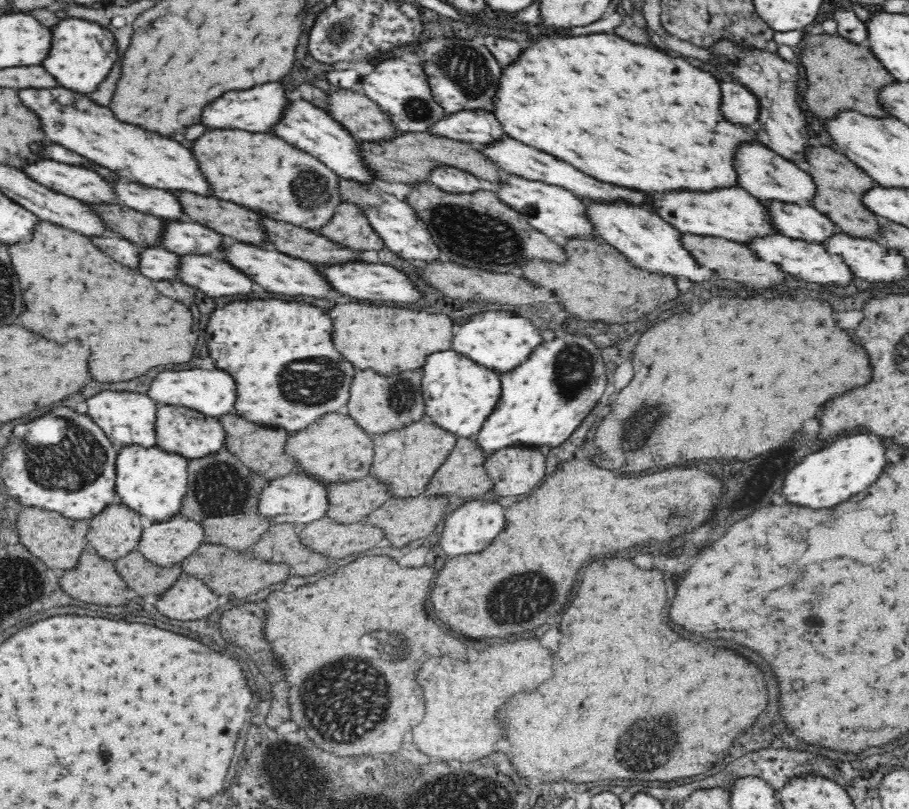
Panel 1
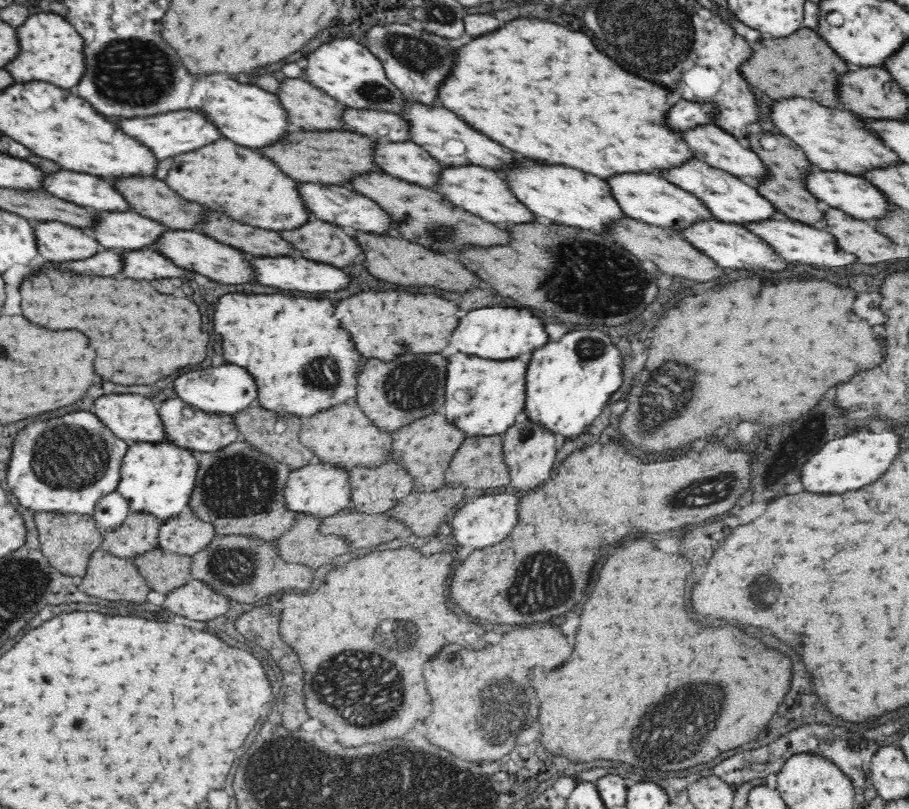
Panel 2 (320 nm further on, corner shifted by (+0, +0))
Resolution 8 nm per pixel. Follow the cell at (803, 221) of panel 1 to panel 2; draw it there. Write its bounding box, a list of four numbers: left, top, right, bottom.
[664,160,784,224]

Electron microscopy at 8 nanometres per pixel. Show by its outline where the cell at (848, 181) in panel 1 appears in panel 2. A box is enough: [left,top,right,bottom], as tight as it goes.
[747,130,826,226]

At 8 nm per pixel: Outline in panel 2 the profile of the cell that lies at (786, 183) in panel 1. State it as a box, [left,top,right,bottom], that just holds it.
[686,125,770,185]

